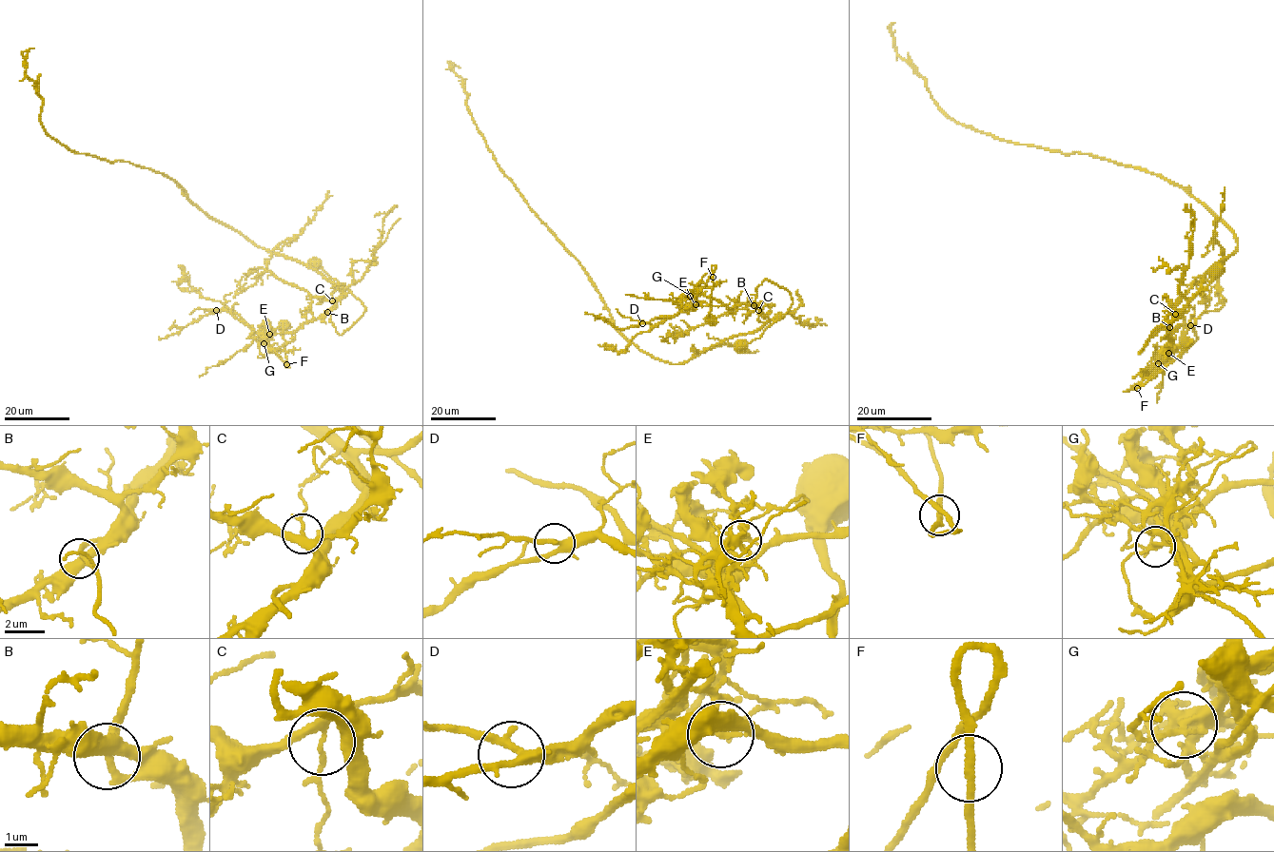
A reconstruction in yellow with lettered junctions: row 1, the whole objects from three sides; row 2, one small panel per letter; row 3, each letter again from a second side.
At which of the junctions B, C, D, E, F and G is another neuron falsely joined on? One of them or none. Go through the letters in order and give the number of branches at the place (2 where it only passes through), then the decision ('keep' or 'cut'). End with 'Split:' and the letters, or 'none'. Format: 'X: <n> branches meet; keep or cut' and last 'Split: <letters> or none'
B: 3 branches meet; keep
C: 3 branches meet; keep
D: 3 branches meet; keep
E: 2 branches meet; cut
F: 2 branches meet; keep
G: 2 branches meet; keep
Split: E

